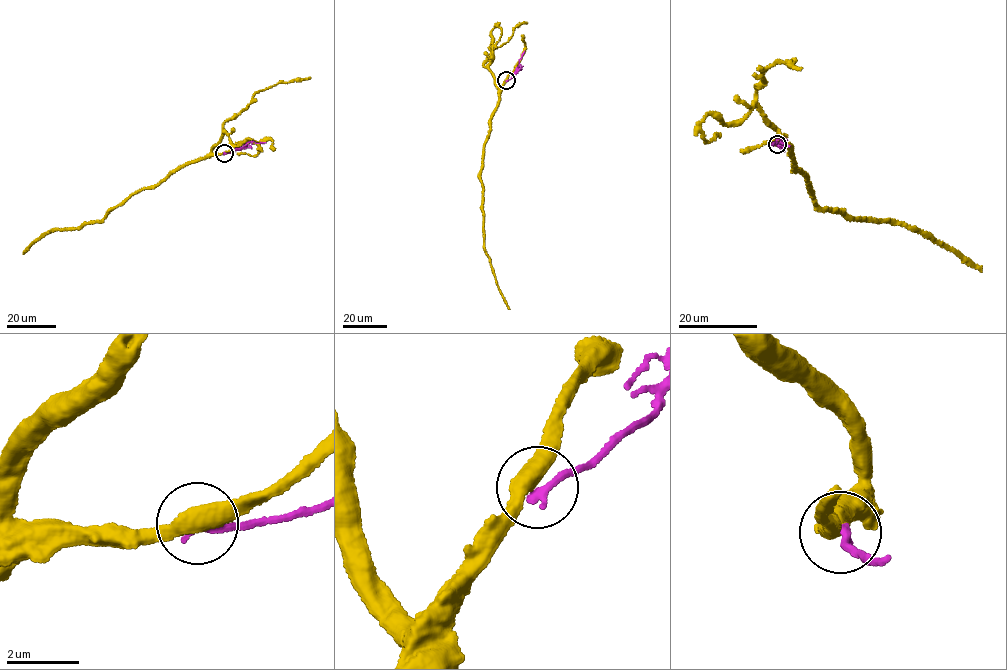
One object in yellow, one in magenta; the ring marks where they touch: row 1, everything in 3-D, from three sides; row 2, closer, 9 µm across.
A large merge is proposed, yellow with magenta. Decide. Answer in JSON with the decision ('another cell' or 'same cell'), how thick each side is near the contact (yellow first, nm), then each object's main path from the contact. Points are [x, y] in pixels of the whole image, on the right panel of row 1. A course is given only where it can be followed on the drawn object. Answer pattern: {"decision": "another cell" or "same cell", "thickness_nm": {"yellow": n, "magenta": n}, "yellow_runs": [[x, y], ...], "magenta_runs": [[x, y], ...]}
{"decision": "another cell", "thickness_nm": {"yellow": 440, "magenta": 240}, "yellow_runs": [[777, 144], [780, 139], [786, 143], [821, 208], [905, 223], [958, 251], [982, 272]], "magenta_runs": [[777, 144], [784, 146], [784, 140], [771, 144]]}

